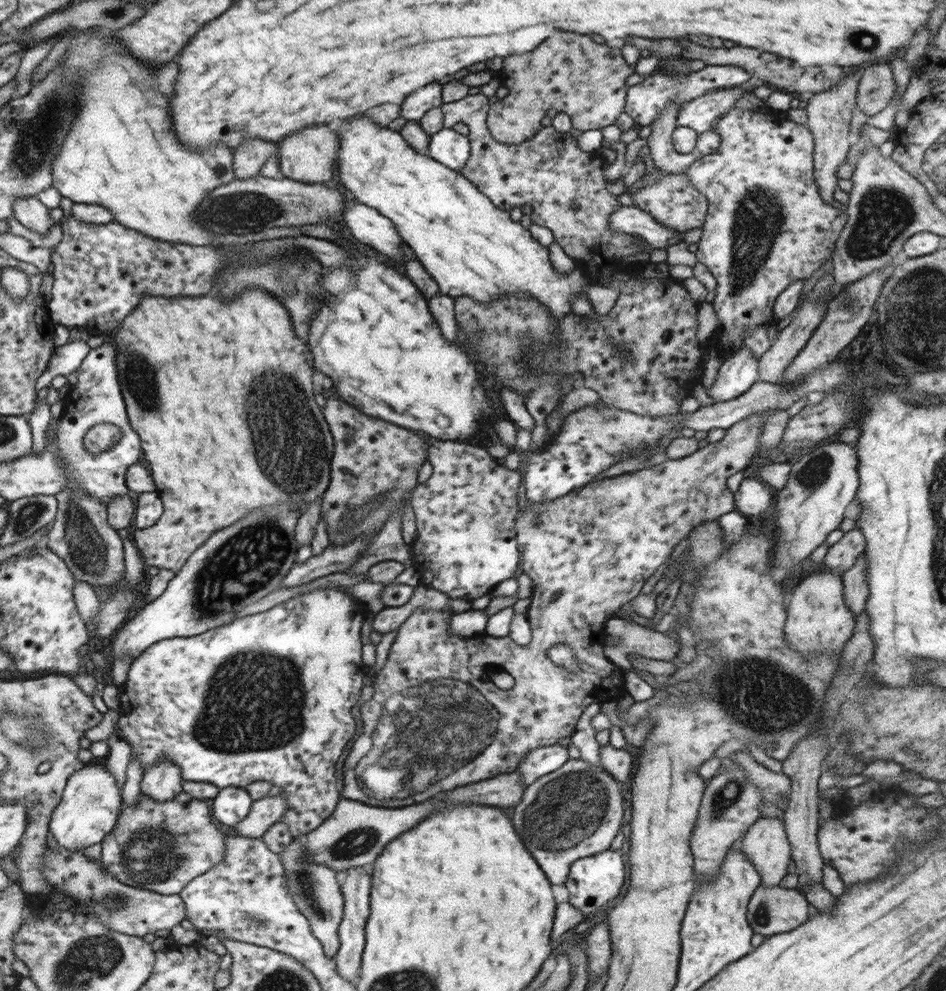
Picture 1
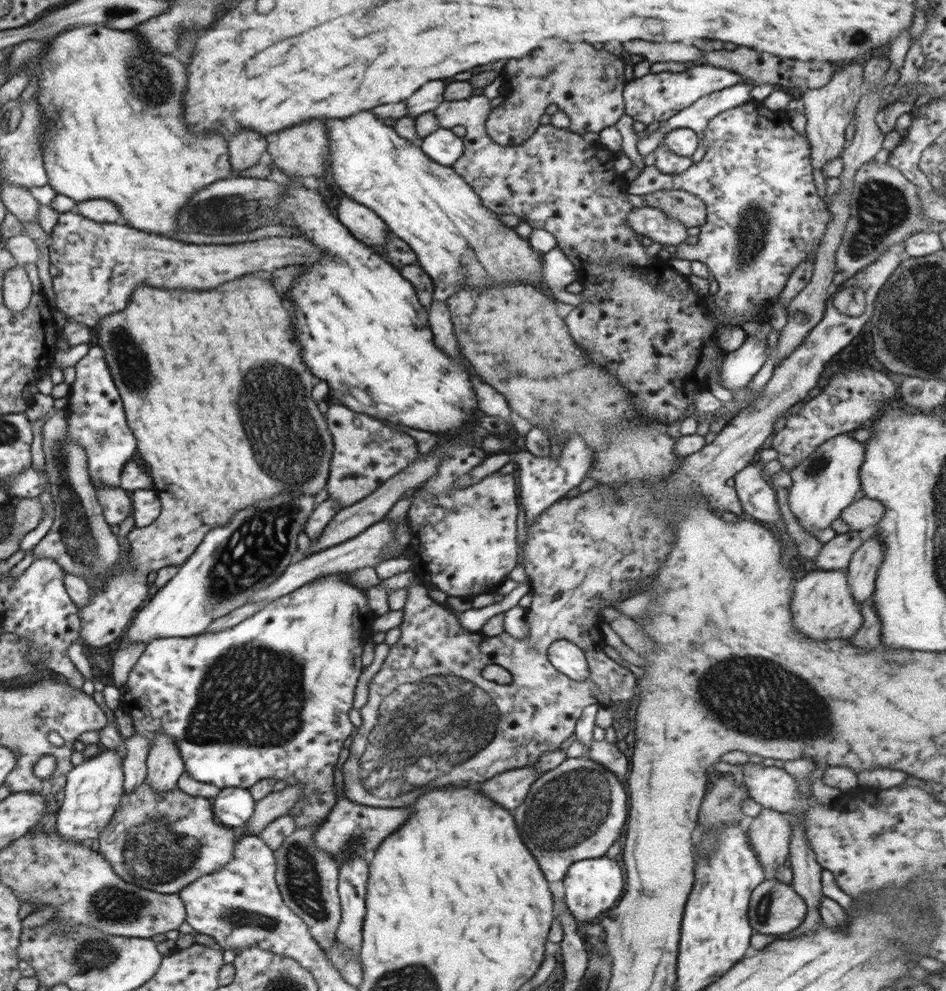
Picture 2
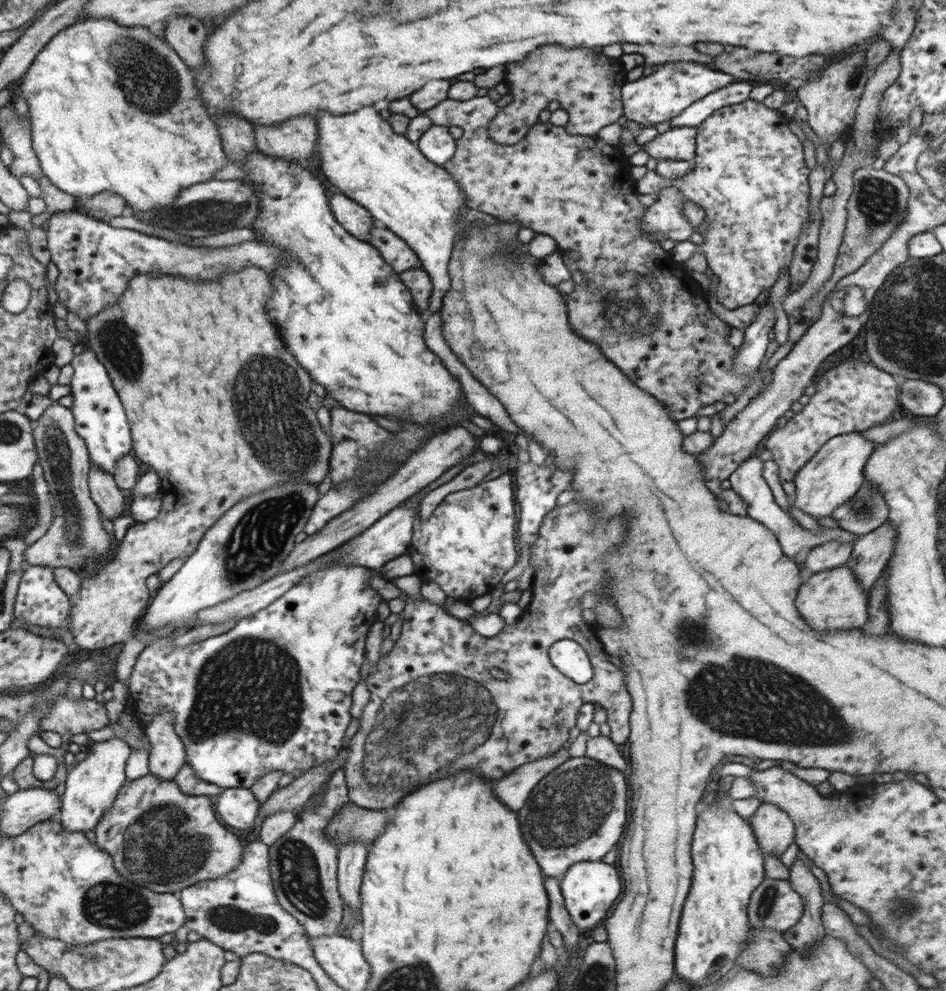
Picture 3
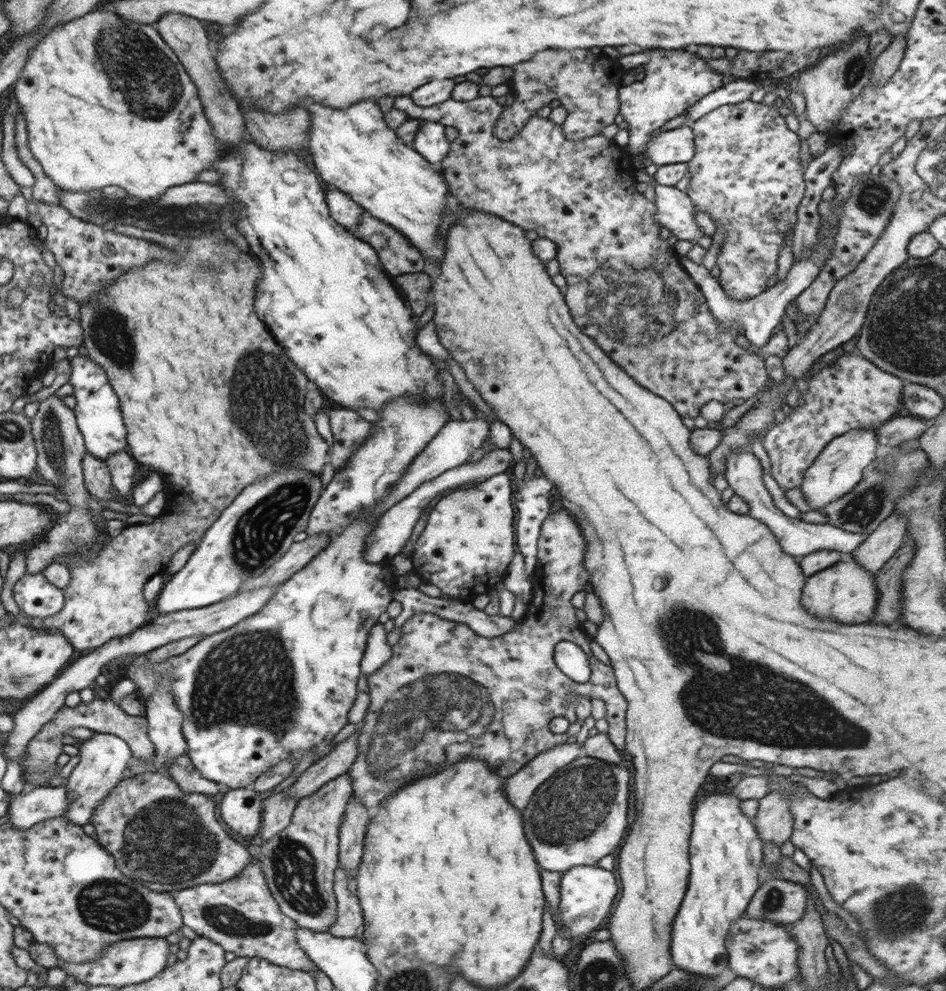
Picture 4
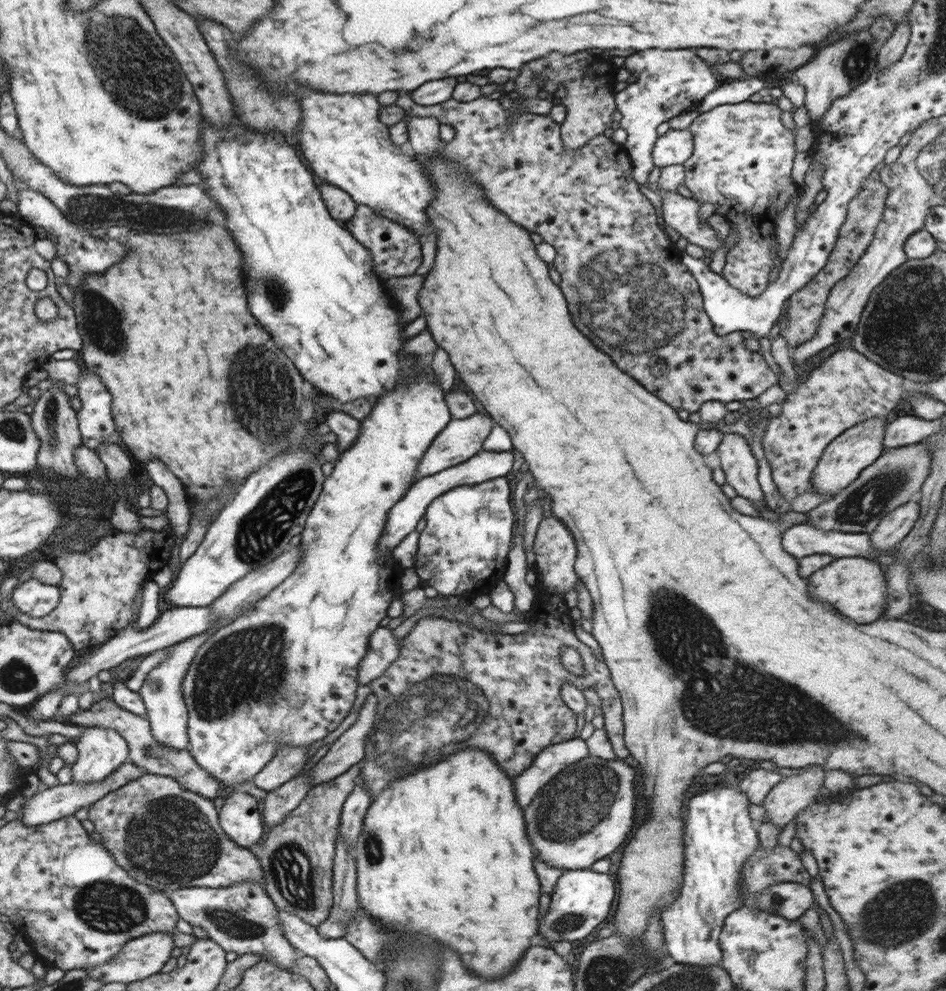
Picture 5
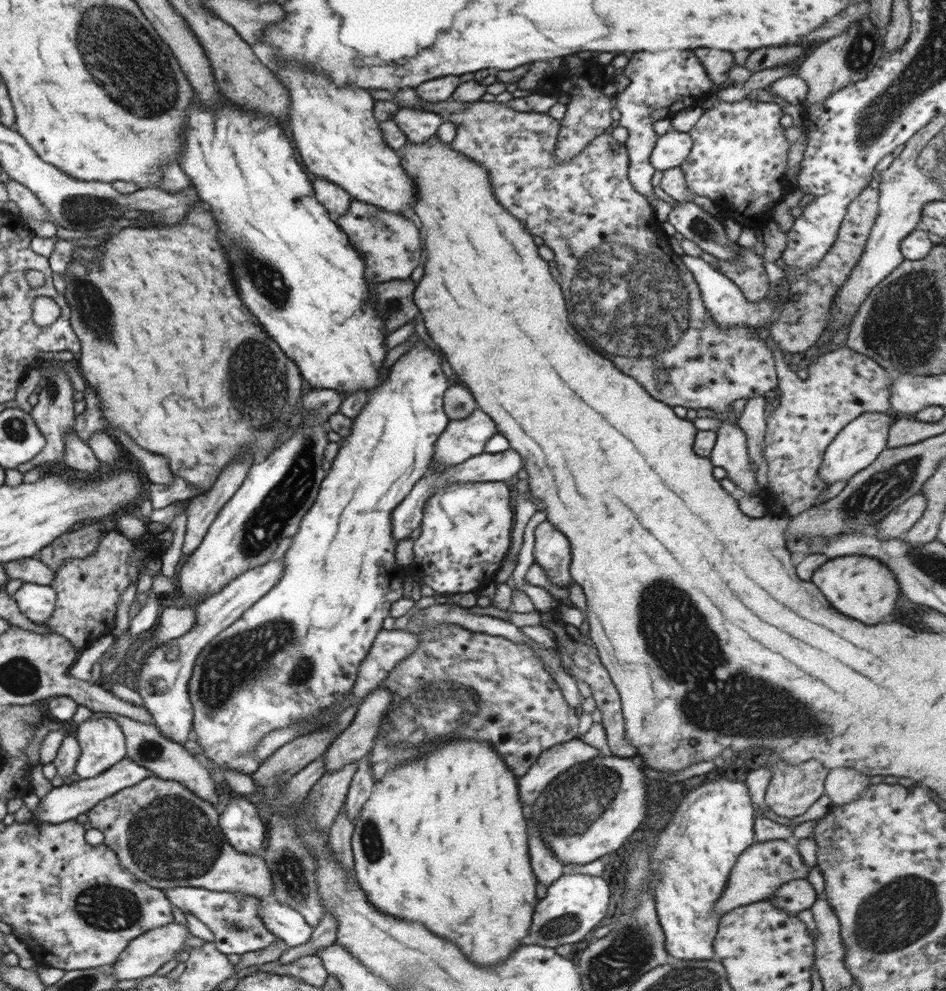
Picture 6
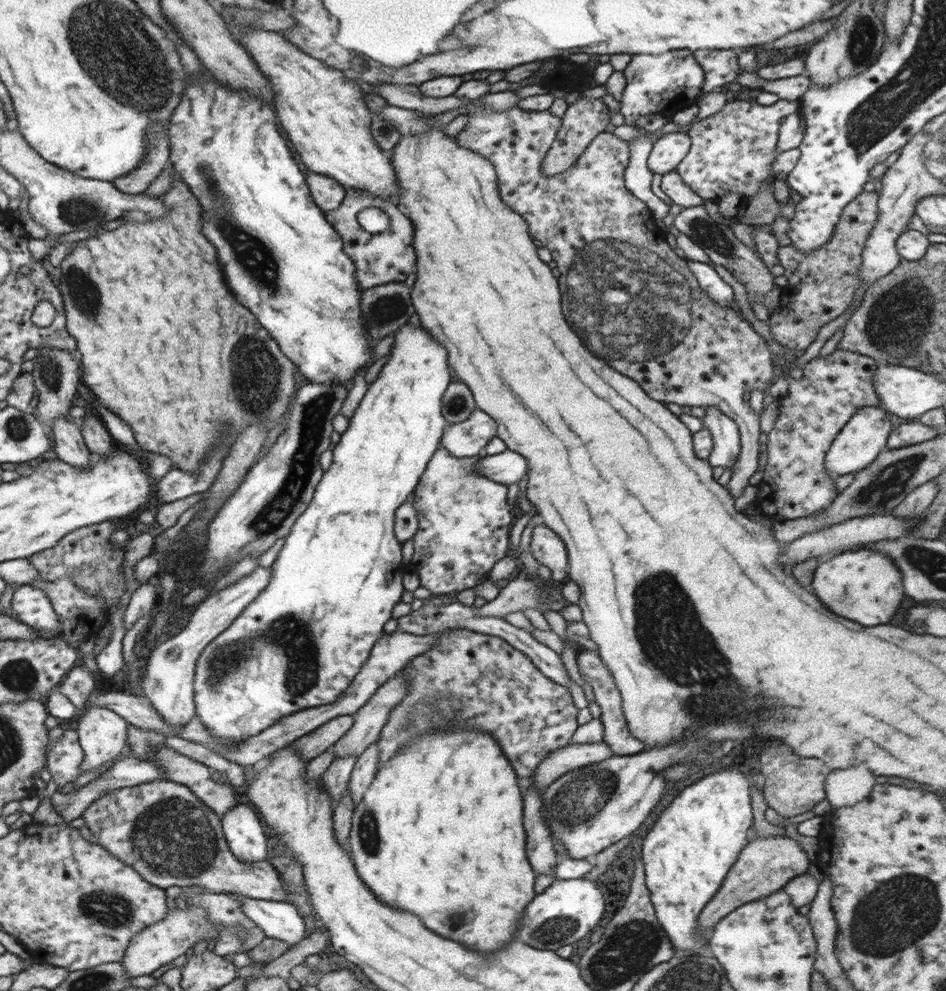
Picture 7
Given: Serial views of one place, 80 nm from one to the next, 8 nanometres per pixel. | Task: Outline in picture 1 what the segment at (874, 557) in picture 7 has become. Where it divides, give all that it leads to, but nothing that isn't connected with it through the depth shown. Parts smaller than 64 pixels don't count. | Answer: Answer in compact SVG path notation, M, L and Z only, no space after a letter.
M819 573L812 574L808 576L805 580L800 581L794 588L794 592L792 592L792 600L790 600L790 604L788 604L788 620L786 620L786 638L788 638L788 642L792 644L792 648L794 650L800 650L804 656L810 656L810 654L814 654L814 652L826 652L826 648L830 648L830 650L838 650L838 648L842 648L844 644L846 644L846 640L852 637L854 633L854 626L856 625L855 614L844 604L844 588L842 588L842 579L838 576L834 576L834 574L829 573Z

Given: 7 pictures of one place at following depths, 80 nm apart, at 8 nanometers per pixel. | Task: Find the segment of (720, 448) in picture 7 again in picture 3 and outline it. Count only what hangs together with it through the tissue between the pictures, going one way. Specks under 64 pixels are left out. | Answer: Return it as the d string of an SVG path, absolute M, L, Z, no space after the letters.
M756 455L743 460L734 472L727 478L730 481L732 490L747 504L746 514L761 522L765 527L768 527L778 539L781 550L788 557L794 557L800 550L808 548L812 550L815 546L826 544L837 540L838 542L853 542L856 538L855 534L844 529L827 528L822 529L819 533L808 530L803 527L798 521L791 517L774 501L772 490L768 487L766 480L762 477L763 461Z

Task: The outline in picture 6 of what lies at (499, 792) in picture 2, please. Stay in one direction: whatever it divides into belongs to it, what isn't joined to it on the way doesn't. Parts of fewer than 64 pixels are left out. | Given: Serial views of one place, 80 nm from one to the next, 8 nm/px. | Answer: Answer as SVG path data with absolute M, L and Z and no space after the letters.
M579 738L557 744L538 757L524 776L517 779L520 800L525 807L534 804L542 791L565 770L580 762L603 756L601 750Z

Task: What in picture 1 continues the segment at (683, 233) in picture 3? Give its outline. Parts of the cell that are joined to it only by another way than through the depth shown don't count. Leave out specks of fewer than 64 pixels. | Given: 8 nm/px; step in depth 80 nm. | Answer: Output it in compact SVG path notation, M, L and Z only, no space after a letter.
M634 206L619 208L610 215L608 226L619 233L640 235L647 244L655 248L664 249L683 241L684 234L678 229L662 226L648 212L638 209Z

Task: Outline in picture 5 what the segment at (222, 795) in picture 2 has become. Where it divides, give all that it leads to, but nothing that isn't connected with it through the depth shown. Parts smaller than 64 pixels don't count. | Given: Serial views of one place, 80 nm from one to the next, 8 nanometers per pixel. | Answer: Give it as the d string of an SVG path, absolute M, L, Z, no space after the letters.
M235 790L224 801L219 812L219 825L236 845L246 849L261 843L266 831L258 799L247 792Z

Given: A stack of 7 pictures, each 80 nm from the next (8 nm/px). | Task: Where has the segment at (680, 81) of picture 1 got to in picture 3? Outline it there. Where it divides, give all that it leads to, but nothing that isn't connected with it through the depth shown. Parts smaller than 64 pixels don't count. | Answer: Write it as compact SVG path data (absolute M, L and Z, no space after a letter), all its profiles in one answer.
M665 62L655 66L654 72L635 82L623 84L621 89L624 116L637 122L643 134L639 140L653 133L654 126L680 115L688 106L720 88L725 88L737 80L716 68L708 68L696 62Z

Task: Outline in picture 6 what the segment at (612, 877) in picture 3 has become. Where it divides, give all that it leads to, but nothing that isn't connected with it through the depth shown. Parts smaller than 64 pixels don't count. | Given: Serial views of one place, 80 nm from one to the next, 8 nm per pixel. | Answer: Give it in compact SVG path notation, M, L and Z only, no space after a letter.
M564 874L548 888L543 899L535 906L530 932L522 944L556 948L562 944L580 942L606 918L610 902L610 886L601 875Z

